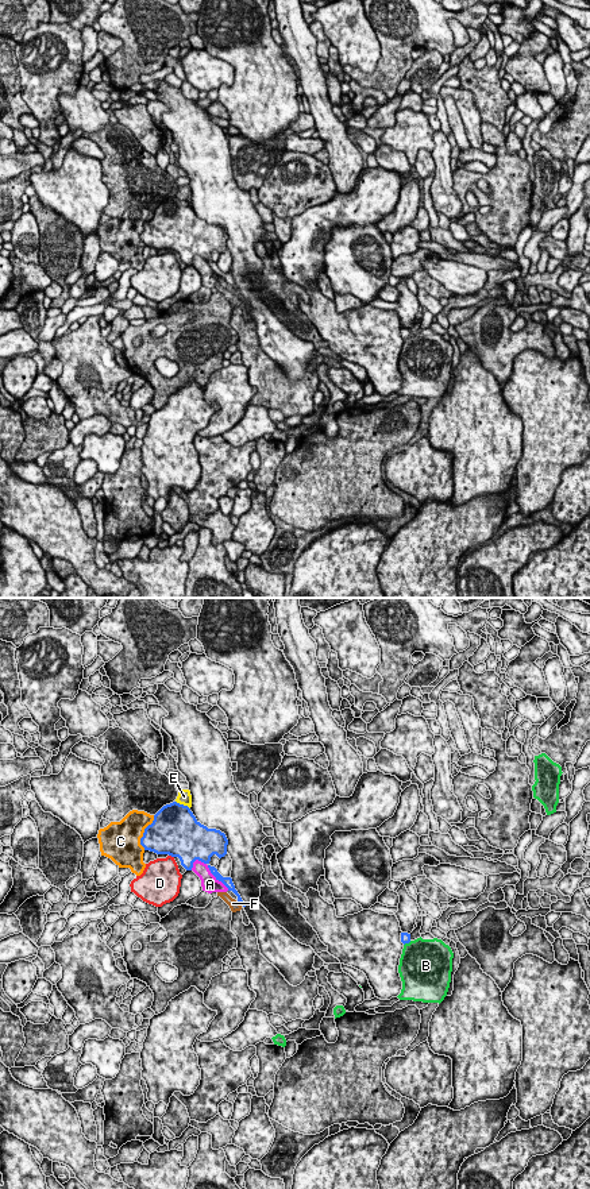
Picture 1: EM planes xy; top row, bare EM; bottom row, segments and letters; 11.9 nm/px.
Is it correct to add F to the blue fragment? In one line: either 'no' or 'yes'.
no

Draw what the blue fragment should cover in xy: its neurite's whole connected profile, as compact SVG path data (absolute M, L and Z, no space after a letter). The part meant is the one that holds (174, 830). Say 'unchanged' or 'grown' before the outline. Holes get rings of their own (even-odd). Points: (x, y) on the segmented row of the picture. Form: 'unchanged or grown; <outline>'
unchanged; M173 802L163 806L144 829L140 845L157 854L178 857L186 870L196 860L209 864L211 857L227 854L224 833L201 825L188 806Z

